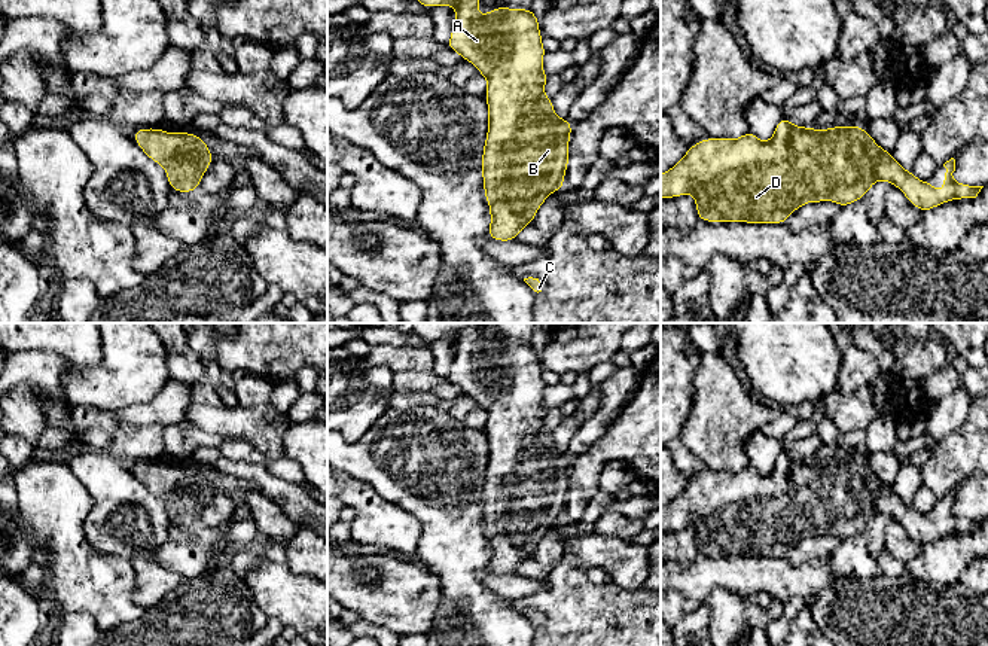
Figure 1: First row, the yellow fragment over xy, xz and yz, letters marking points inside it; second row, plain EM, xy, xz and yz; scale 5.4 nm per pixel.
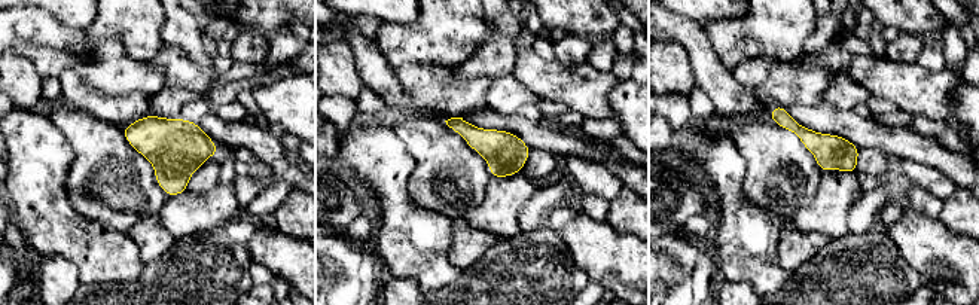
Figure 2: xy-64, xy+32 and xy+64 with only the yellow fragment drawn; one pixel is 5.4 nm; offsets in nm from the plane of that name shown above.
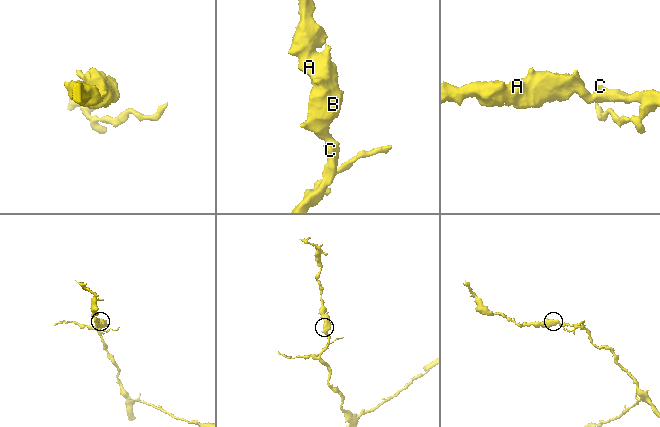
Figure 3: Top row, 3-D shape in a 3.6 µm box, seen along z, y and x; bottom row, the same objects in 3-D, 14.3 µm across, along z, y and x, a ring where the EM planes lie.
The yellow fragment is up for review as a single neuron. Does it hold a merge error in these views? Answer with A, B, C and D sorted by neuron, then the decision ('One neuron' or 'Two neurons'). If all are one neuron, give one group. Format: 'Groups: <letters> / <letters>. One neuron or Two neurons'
Groups: A B C D. One neuron

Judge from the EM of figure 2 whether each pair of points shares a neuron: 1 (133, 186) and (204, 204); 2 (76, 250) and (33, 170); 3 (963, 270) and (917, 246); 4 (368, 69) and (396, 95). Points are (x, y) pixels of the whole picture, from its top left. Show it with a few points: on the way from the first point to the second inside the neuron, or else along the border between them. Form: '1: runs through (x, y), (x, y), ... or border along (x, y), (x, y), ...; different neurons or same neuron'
1: border along (168, 197), (155, 213); different neurons
2: runs through (61, 231), (40, 209), (37, 189); same neuron
3: runs through (951, 264), (929, 247); same neuron
4: runs through (375, 75), (389, 88); same neuron

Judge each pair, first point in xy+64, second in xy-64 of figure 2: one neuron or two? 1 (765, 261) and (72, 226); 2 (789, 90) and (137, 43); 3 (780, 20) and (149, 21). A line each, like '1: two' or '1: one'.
1: one
2: two
3: one

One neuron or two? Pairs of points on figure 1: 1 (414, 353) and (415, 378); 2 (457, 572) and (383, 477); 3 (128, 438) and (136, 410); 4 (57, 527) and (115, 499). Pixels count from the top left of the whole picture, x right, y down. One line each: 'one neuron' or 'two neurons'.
1: two neurons
2: one neuron
3: two neurons
4: two neurons

